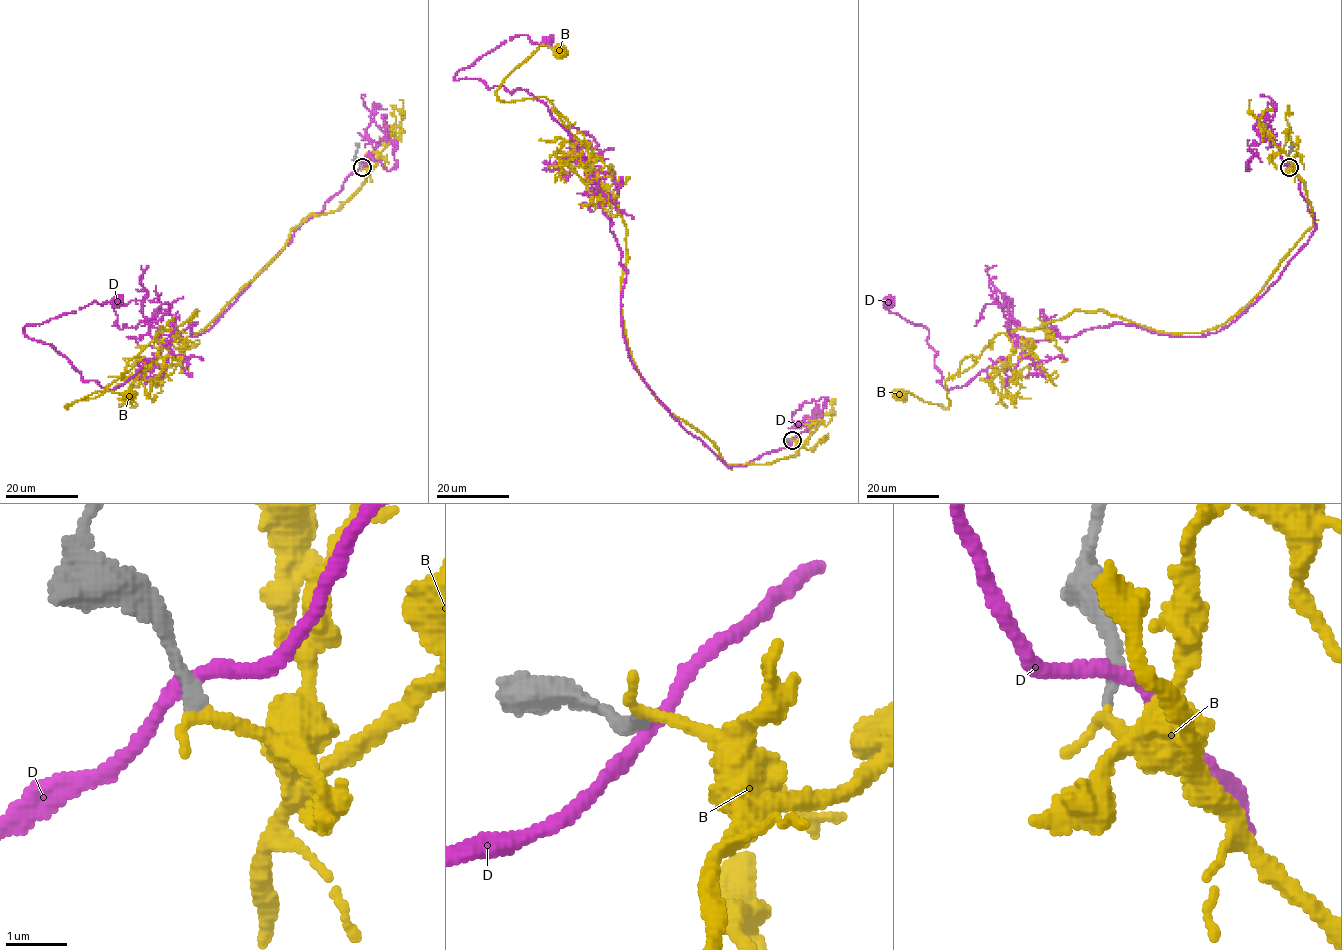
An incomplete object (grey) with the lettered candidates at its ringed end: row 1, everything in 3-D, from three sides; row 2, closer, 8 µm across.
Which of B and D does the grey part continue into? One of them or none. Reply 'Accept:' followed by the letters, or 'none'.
Accept: B

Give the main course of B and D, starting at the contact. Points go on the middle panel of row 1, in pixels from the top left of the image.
B: (793, 440), (793, 456), (728, 464), (640, 375), (617, 203), (550, 101), (496, 94), (539, 47), (561, 50)
D: (792, 441), (727, 466), (688, 433), (627, 353), (582, 151), (524, 89), (453, 79), (546, 40)

